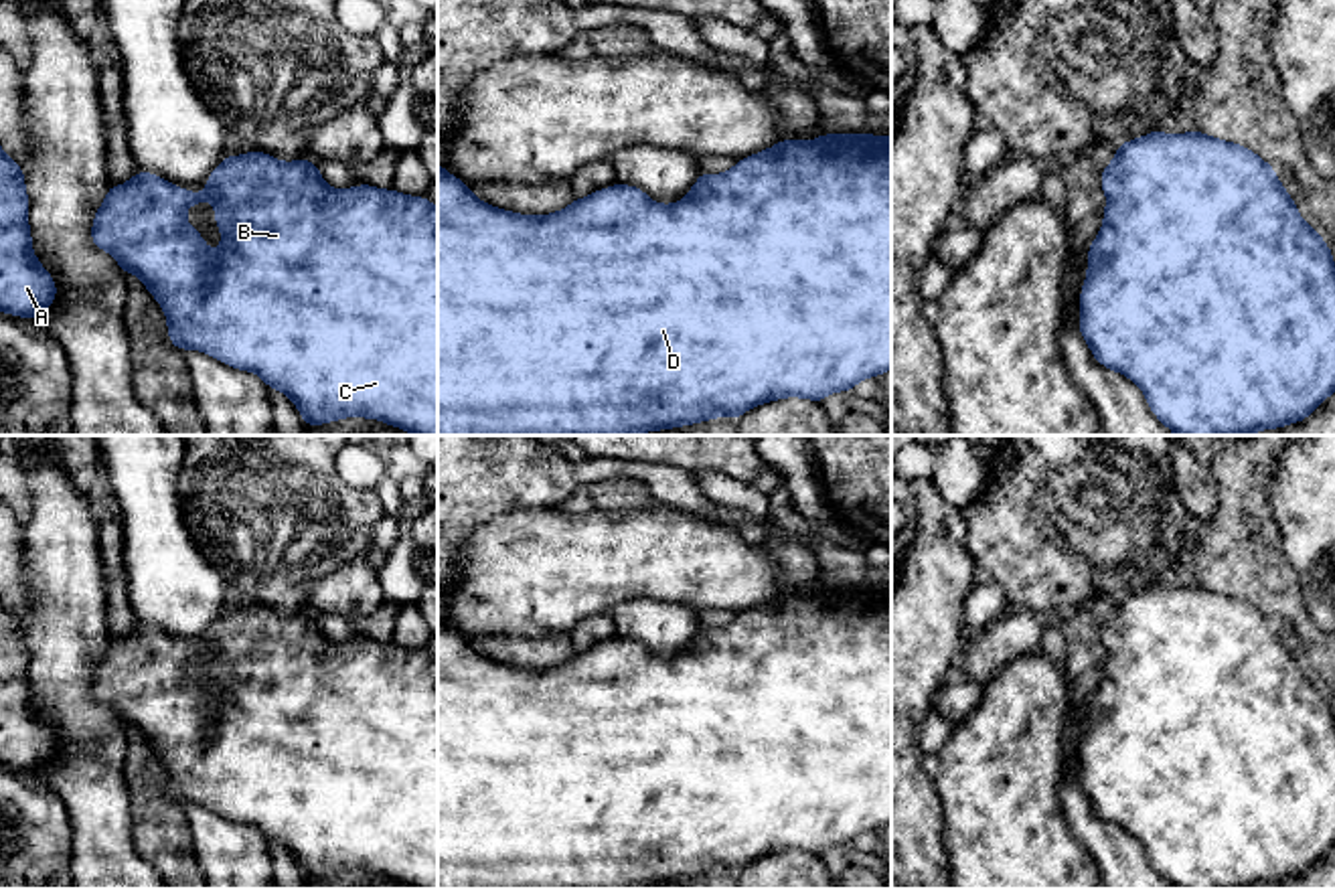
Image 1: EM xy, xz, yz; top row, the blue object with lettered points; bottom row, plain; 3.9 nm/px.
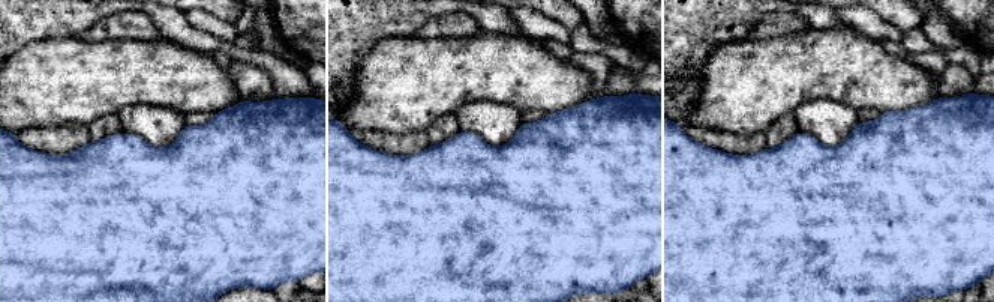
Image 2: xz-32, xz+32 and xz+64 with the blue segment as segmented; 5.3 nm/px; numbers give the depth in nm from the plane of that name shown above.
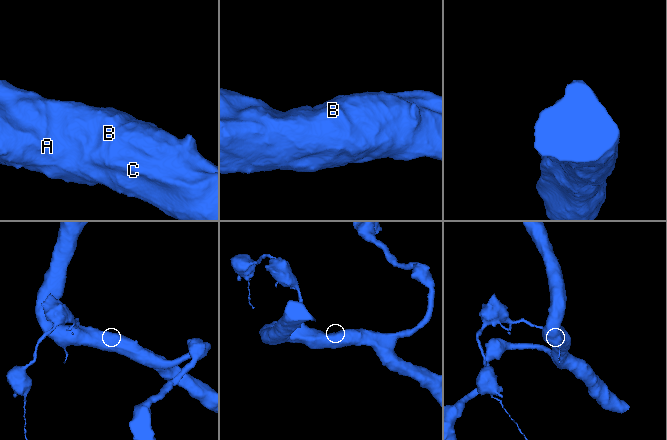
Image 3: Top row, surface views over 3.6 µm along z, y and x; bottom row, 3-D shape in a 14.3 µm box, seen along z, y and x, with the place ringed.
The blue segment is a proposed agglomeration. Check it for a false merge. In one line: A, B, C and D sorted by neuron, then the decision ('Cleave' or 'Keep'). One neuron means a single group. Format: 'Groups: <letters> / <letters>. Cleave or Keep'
Groups: A B C D. Keep

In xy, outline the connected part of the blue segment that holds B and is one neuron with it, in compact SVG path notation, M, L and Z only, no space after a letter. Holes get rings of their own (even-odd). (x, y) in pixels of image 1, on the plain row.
M249 603L245 610L227 610L207 632L205 646L190 646L162 634L152 626L138 626L130 636L113 640L93 670L91 695L111 707L126 731L134 725L166 767L168 792L182 806L197 802L237 822L257 826L269 842L286 846L298 861L306 879L322 879L342 871L369 871L407 883L413 889L438 889L438 660L425 650L407 650L371 638L344 644L330 642L312 614L280 616L265 605ZM209 652L223 689L213 707L203 689L186 676L186 662Z

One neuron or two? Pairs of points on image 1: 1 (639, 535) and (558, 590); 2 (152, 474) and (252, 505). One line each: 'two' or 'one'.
1: one
2: two

